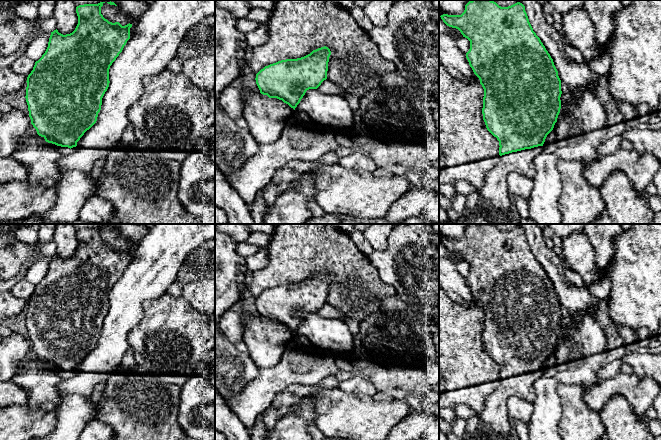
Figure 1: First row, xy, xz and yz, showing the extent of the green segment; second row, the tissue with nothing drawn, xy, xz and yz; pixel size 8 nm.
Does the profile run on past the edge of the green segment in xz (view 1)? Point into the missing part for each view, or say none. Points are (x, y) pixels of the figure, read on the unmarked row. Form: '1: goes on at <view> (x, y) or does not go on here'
1: does not go on here

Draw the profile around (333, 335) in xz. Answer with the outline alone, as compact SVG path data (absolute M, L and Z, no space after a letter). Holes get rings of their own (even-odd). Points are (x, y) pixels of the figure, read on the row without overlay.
M309 313L295 334L306 337L314 347L333 355L351 353L354 348L354 334L341 318Z

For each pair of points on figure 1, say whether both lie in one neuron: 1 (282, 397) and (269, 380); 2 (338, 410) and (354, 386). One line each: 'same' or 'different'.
1: different
2: different

